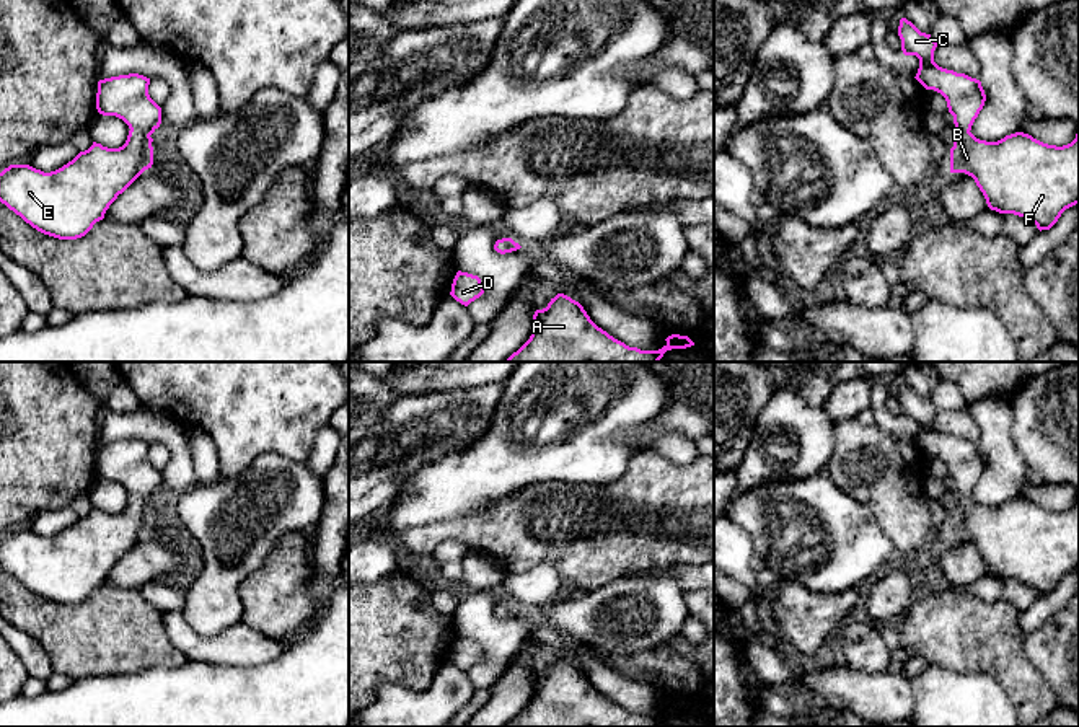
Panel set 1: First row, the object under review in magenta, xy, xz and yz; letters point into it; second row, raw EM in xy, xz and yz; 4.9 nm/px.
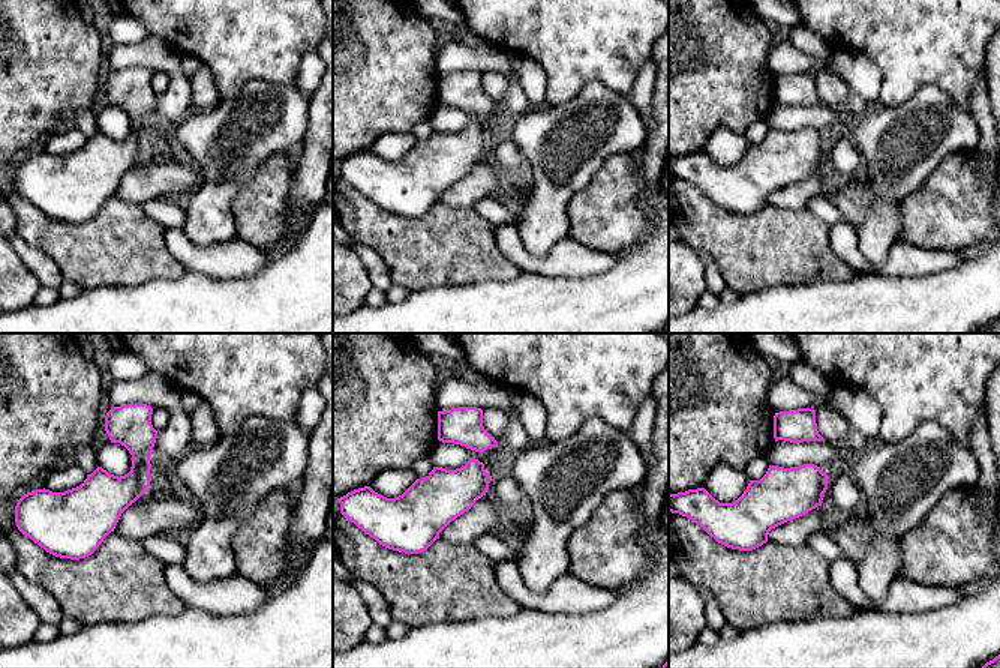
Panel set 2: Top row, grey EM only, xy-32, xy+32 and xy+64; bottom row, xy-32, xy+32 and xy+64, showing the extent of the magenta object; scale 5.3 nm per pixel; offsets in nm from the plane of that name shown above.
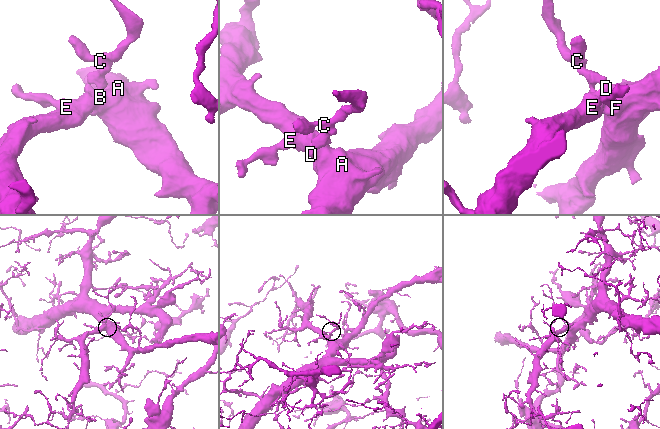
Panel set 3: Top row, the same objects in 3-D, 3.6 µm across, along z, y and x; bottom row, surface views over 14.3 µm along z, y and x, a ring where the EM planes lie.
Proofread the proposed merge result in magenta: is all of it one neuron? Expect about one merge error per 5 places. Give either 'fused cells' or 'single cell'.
single cell

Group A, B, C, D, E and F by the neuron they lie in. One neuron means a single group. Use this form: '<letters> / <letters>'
A B C D E F

